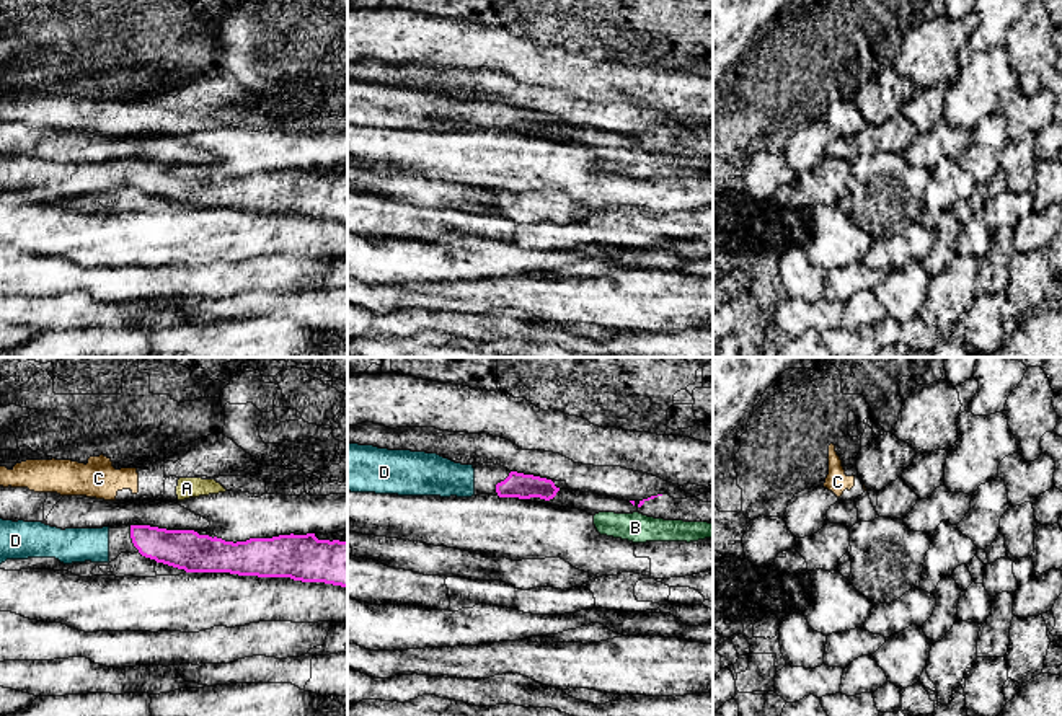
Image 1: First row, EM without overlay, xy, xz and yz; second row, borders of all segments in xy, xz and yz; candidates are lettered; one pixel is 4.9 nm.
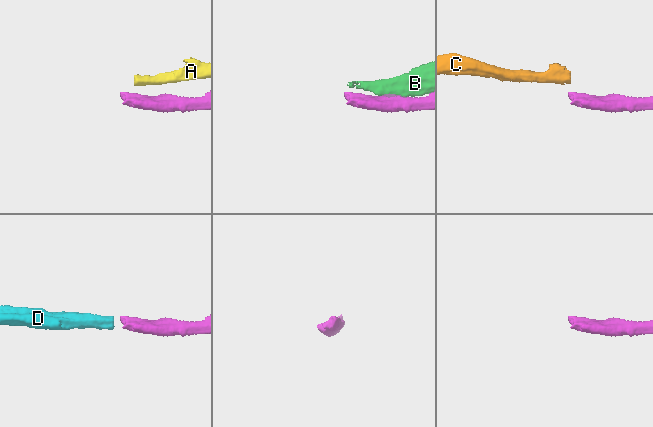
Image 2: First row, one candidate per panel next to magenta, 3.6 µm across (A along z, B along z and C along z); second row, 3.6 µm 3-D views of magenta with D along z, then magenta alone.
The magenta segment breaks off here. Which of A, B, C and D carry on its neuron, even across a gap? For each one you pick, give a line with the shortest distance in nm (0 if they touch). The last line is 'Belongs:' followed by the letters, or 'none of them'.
D: gap 110 nm
Belongs: D

